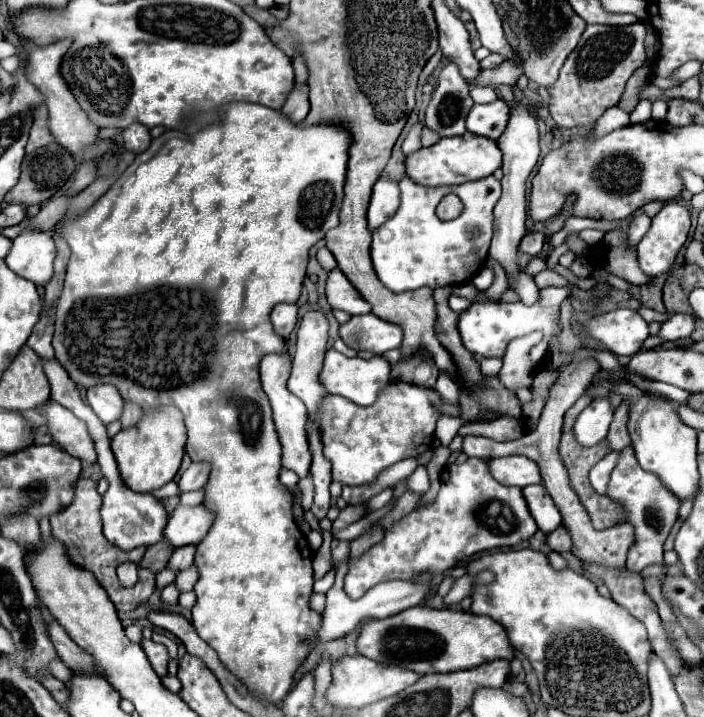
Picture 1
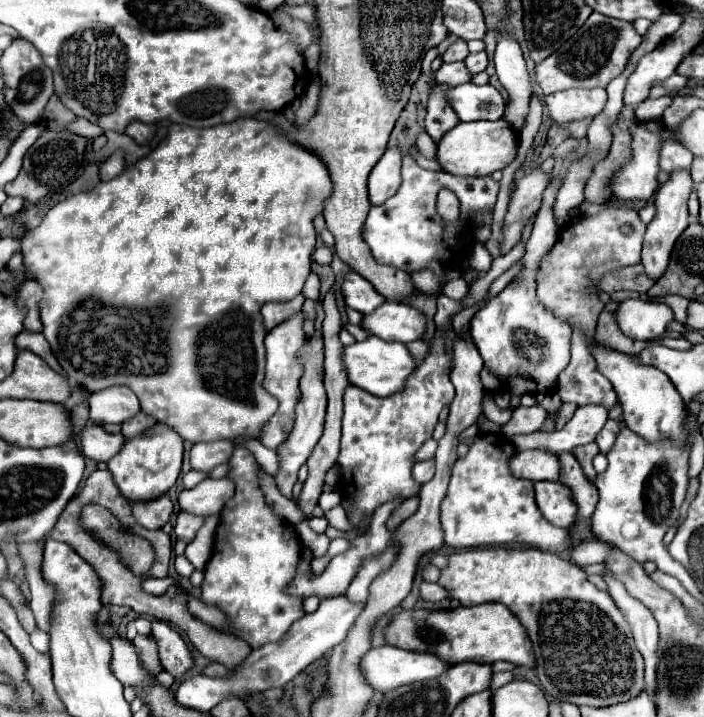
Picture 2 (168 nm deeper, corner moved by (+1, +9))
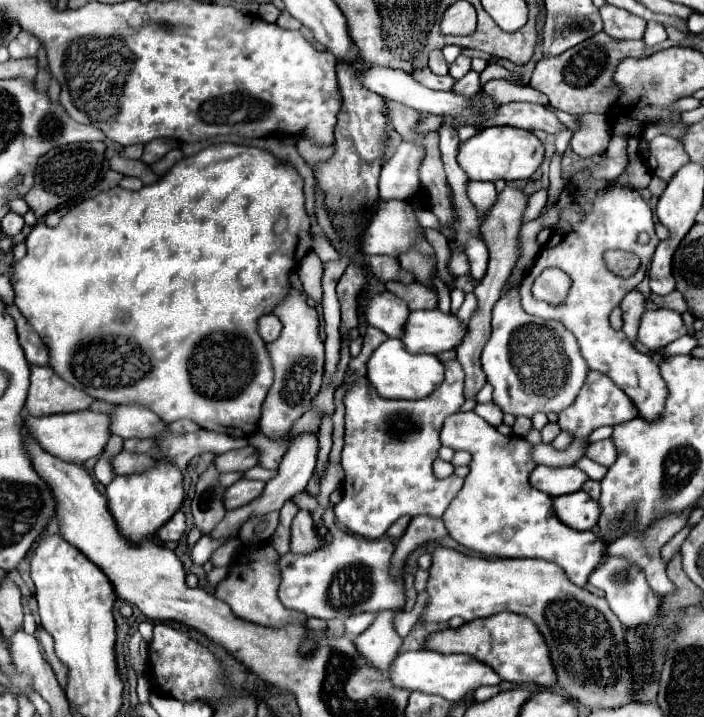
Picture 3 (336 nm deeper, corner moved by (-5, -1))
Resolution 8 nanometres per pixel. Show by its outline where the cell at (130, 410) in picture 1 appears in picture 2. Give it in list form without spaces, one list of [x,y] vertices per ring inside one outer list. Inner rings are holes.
[[[135,414],[131,420],[127,420],[127,422],[123,422],[121,424],[121,432],[123,432],[123,436],[125,438],[133,438],[133,436],[137,436],[137,434],[141,434],[143,430],[147,430],[149,426],[153,426],[157,420],[153,420],[153,418],[149,418],[147,414]]]

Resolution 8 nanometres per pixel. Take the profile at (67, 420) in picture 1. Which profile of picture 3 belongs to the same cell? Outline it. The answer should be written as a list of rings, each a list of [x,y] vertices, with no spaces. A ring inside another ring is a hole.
[[[125,450],[113,458],[115,472],[121,476],[145,472],[153,464],[155,464],[155,460],[149,454],[135,454],[135,452],[125,452]]]

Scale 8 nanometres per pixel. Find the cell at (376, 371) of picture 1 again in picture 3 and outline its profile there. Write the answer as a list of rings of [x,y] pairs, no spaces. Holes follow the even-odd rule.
[[[397,338],[385,340],[367,362],[367,378],[383,398],[425,398],[435,392],[443,382],[443,362],[433,354],[411,354]]]

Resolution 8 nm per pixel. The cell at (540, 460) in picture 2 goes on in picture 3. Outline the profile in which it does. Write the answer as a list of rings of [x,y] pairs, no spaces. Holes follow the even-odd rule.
[[[537,466],[535,472],[531,472],[531,484],[537,490],[547,492],[549,496],[579,492],[587,480],[589,476],[575,466],[561,466],[561,468]]]

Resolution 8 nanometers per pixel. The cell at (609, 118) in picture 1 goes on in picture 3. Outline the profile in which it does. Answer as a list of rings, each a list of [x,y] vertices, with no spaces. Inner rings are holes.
[[[539,190],[539,192],[535,192],[533,196],[529,196],[527,208],[525,208],[525,212],[523,212],[523,222],[529,222],[529,220],[539,218],[545,202],[547,202],[547,192],[545,192],[545,190]]]

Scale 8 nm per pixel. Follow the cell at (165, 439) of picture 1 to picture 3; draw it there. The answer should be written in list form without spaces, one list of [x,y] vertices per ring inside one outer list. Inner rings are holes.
[[[157,458],[157,464],[143,474],[117,476],[107,486],[109,512],[117,522],[119,534],[127,536],[131,544],[141,544],[143,540],[155,536],[157,530],[165,526],[171,520],[171,516],[179,510],[181,502],[183,502],[183,476],[165,458]]]

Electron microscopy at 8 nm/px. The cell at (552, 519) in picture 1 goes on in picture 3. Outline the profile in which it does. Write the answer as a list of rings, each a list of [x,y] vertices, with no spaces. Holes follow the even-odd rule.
[[[583,490],[565,494],[561,498],[553,498],[553,508],[569,528],[577,530],[591,530],[593,526],[597,526],[601,516],[599,502],[591,500],[591,496]]]

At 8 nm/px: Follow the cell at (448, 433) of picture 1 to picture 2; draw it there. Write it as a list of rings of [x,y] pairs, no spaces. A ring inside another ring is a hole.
[[[553,393],[551,396],[545,396],[543,400],[537,402],[538,405],[542,406],[545,410],[550,413],[555,413],[559,410],[563,403],[557,393]]]

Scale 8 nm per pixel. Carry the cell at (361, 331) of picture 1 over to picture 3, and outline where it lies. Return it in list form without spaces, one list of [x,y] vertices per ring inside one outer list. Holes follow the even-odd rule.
[[[439,308],[411,312],[401,342],[413,354],[441,354],[455,350],[467,334],[467,326]]]

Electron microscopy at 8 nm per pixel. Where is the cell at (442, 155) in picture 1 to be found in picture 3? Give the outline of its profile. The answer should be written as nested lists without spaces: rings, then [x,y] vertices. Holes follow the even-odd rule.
[[[493,126],[493,128],[483,128],[479,130],[473,138],[463,142],[459,146],[459,166],[467,172],[471,180],[521,180],[529,178],[543,162],[545,148],[541,140],[521,128],[511,128],[511,126]]]

